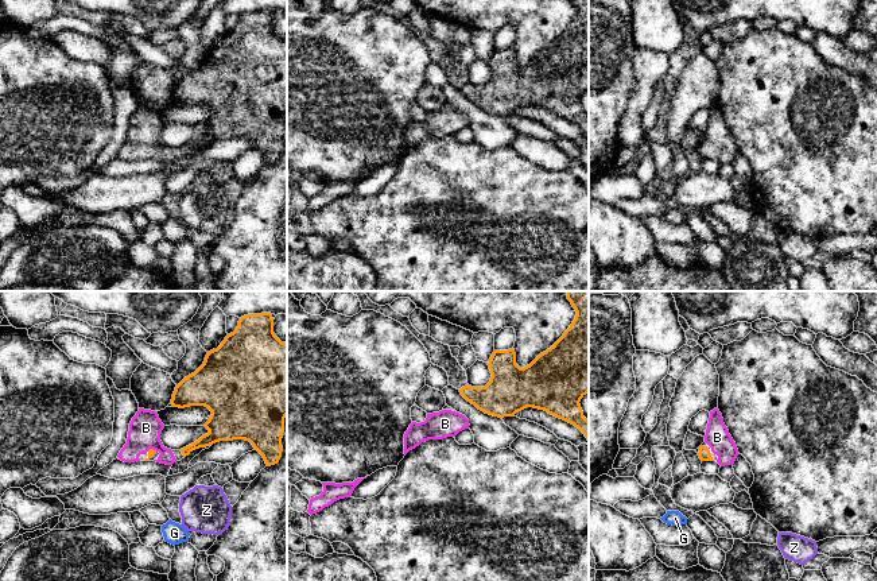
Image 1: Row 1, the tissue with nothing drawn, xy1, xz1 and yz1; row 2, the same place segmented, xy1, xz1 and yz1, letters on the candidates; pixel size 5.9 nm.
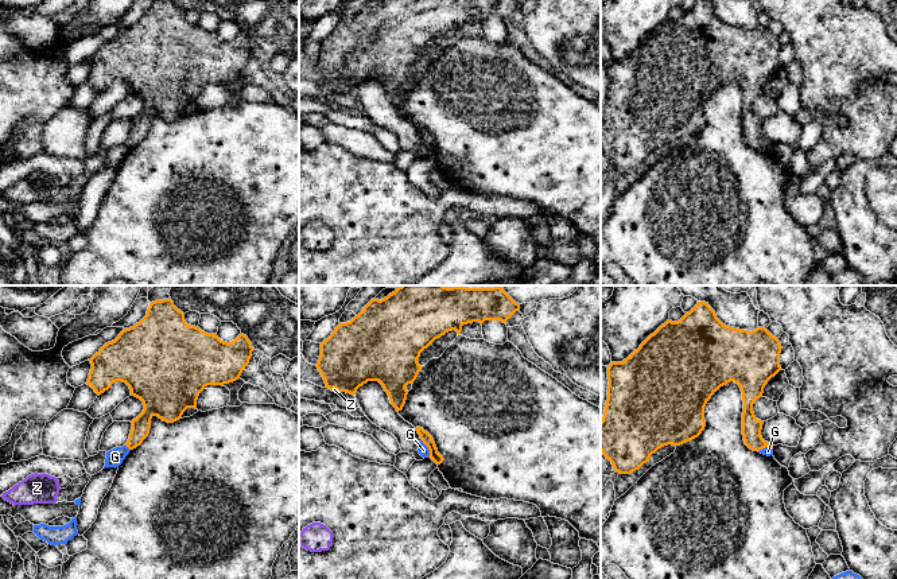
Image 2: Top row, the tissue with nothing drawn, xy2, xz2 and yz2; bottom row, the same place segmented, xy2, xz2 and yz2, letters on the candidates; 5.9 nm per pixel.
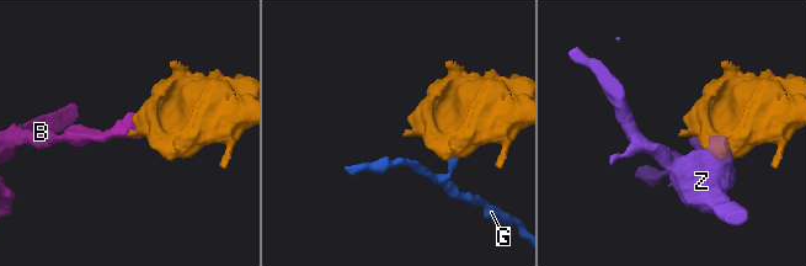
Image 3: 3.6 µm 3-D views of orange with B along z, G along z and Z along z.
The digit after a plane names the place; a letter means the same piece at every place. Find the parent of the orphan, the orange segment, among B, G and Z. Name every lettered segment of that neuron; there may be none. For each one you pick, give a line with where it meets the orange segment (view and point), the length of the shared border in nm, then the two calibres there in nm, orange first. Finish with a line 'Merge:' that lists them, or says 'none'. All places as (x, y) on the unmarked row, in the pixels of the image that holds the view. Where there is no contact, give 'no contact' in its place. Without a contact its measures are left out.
B: meets orange in xy1 at (152, 147); contact 60 nm long; 50 nm thick on the orange side, 190 nm on the other
Merge: B

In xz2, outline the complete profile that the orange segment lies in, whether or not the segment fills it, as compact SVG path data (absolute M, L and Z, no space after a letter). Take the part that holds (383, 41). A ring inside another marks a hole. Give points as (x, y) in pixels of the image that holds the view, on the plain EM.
M369 0L350 20L339 22L331 34L321 42L321 54L317 62L326 85L356 93L357 88L368 79L378 79L388 92L391 102L401 109L407 98L407 83L413 82L423 65L418 58L420 51L435 38L455 28L458 34L462 24L473 20L506 19L520 8L516 0Z

